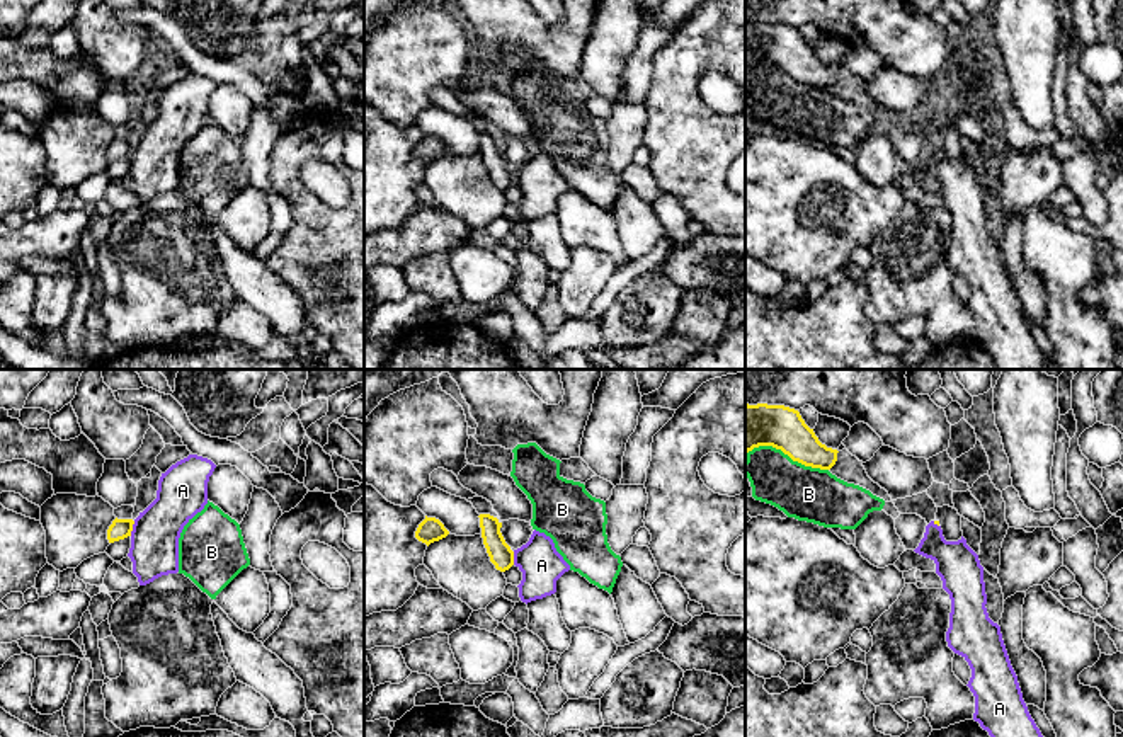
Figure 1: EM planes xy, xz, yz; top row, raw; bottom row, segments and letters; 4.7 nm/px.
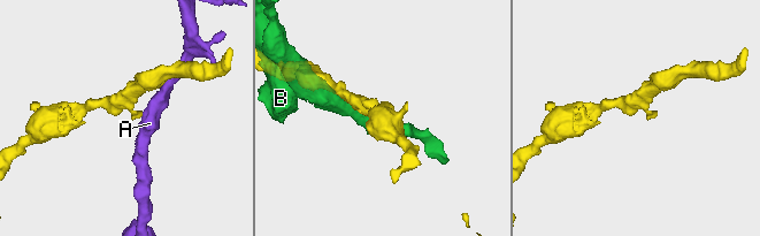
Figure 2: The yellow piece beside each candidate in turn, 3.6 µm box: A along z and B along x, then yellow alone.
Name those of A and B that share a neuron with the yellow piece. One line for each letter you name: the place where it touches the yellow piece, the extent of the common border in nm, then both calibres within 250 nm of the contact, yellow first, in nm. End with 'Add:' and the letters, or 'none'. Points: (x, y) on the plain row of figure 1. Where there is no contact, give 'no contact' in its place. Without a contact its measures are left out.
Add: none

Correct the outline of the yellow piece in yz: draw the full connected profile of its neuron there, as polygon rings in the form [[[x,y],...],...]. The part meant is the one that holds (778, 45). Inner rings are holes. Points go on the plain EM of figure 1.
[[[745,22],[745,71],[772,65],[805,85],[830,89],[837,68],[818,60],[800,31],[784,24]]]

